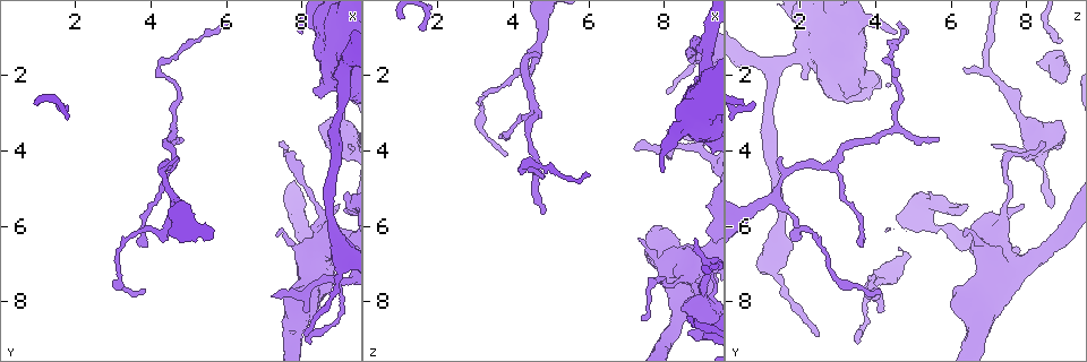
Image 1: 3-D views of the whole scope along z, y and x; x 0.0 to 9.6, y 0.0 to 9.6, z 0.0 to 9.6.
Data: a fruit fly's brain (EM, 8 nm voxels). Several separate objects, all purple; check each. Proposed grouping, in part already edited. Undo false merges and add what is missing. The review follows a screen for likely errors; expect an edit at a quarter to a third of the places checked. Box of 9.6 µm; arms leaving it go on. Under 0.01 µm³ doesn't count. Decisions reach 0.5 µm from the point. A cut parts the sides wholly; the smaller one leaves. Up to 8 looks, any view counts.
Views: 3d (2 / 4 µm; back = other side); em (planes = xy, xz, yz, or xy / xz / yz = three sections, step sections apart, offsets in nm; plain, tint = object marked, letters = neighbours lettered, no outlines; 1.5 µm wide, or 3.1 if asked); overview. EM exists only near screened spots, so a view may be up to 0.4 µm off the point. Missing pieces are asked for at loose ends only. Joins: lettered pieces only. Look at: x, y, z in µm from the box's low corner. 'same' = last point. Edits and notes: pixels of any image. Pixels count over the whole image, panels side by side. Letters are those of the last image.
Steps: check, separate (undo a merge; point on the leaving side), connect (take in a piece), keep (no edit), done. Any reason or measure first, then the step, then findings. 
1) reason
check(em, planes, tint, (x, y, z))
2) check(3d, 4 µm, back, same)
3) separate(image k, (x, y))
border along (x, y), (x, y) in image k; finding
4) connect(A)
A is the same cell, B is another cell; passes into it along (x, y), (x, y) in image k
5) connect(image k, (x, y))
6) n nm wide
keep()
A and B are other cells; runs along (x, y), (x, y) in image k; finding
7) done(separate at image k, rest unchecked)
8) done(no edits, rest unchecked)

sharp bend
check(em, yz, step 4, tint, (9.00, 3.30, 7.95))

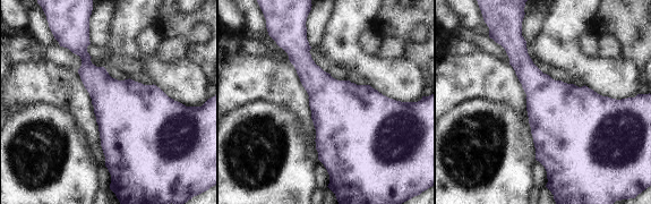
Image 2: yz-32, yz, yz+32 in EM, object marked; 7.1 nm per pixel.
check(em, planes, tint, same)

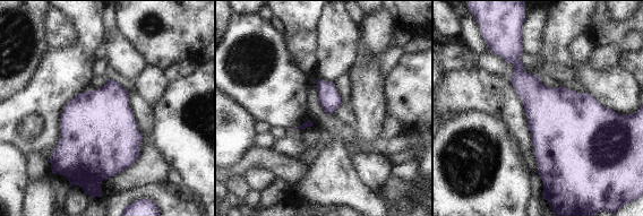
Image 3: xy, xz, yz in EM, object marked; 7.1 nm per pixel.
check(em, planes, letters, same)

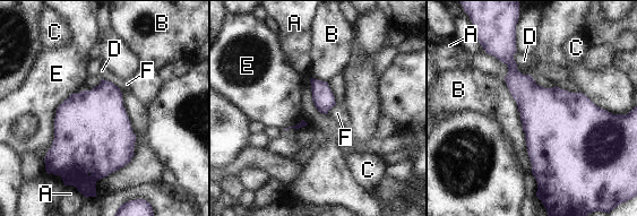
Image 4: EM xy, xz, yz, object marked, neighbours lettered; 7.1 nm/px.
460 nm wide
keep()
A, B, C, D, E and F are other cells; border along (504, 78), (517, 106), (532, 172) in image 4; one neuron here

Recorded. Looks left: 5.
free end
check(em, planes, letters, (8.85, 1.80, 6.35))

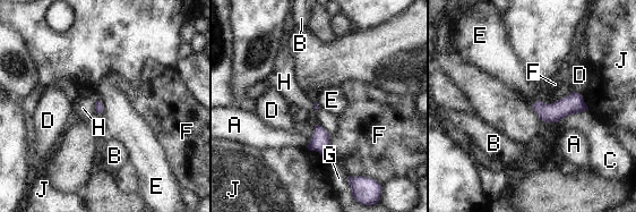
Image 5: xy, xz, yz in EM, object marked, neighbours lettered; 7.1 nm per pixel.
keep()
A, B, C, D, E, F, G, H and J are other cells; border along (99, 100), (103, 107), (101, 113) in image 5; no lettered piece goes on from it

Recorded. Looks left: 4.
thick turns thin
check(em, planes, letters, (9.00, 7.45, 1.50))

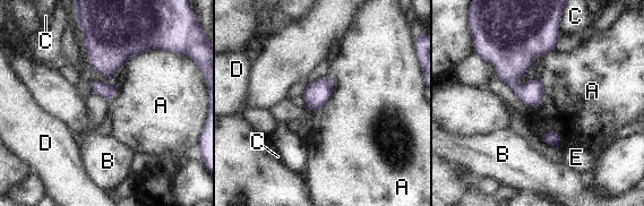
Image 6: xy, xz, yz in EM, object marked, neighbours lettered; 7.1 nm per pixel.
keep()
A, B, C, D and E are other cells; all the same neuron

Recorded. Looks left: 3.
done(no edits, rest unchecked)

